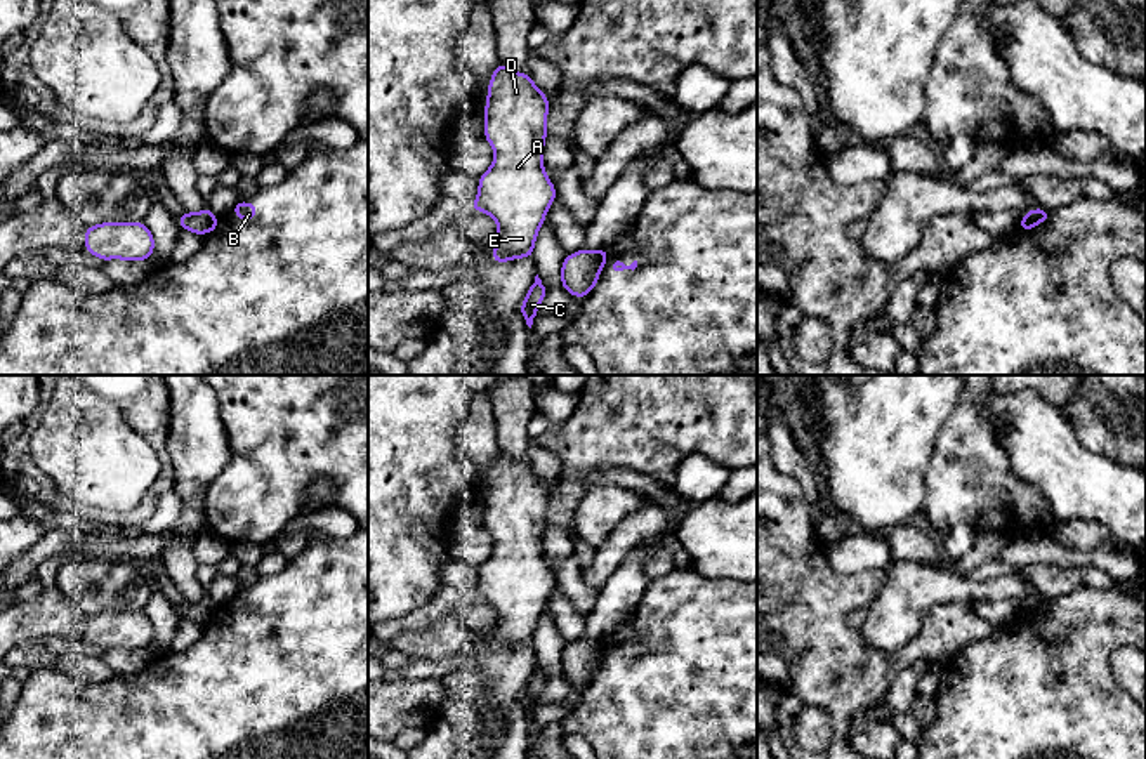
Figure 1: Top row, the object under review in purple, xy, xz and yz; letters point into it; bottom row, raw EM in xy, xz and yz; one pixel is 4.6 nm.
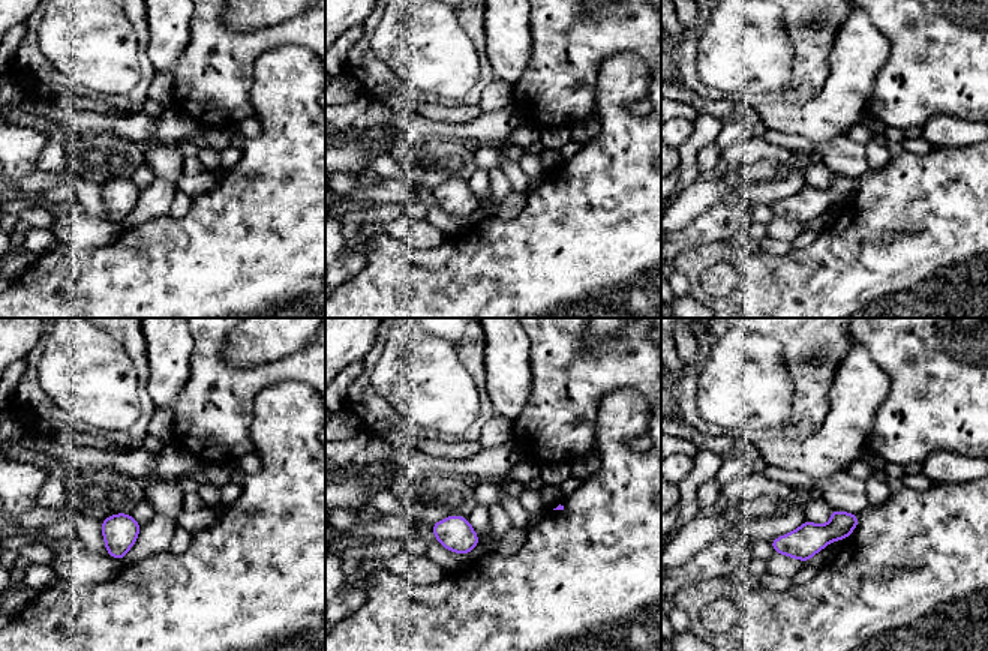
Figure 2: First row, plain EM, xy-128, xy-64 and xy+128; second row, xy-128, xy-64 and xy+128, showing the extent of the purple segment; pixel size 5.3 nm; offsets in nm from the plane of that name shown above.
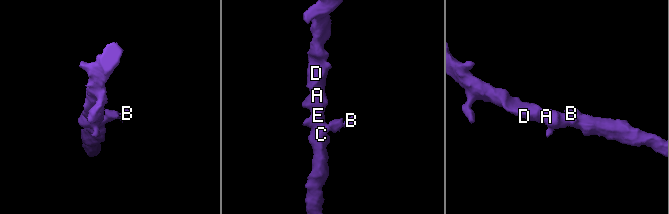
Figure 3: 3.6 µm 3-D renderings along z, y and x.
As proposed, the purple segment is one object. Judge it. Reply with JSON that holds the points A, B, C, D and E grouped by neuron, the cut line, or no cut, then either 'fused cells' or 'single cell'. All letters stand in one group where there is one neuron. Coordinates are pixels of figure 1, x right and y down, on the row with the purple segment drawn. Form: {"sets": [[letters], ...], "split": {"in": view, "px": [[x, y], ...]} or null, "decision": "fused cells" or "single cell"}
{"sets": [["A", "C", "D", "E"], ["B"]], "split": {"in": "yz", "px": [[1021, 219], [1035, 224]]}, "decision": "fused cells"}

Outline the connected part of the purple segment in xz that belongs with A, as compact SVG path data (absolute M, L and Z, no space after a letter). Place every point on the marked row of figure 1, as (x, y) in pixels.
M504 63L497 64L484 106L484 139L493 146L495 158L491 167L478 179L479 193L469 207L491 215L498 224L497 245L491 254L493 262L533 259L538 229L549 207L557 198L542 160L549 108L549 99L533 83L531 75L516 73Z

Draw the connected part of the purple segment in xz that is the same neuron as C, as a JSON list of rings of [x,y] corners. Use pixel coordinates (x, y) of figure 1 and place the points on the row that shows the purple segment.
[[[538,274],[535,276],[535,283],[530,287],[524,300],[521,302],[521,314],[526,321],[526,325],[531,328],[533,320],[537,316],[537,309],[542,304],[547,290]]]

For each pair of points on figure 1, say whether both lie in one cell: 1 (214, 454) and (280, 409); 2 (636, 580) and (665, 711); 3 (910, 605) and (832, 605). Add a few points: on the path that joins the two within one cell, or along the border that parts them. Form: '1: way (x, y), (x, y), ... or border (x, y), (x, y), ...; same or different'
1: border (219, 403), (230, 461), (212, 481); different
2: border (652, 580), (638, 607), (613, 631); different
3: border (886, 570), (886, 580), (865, 608); different

